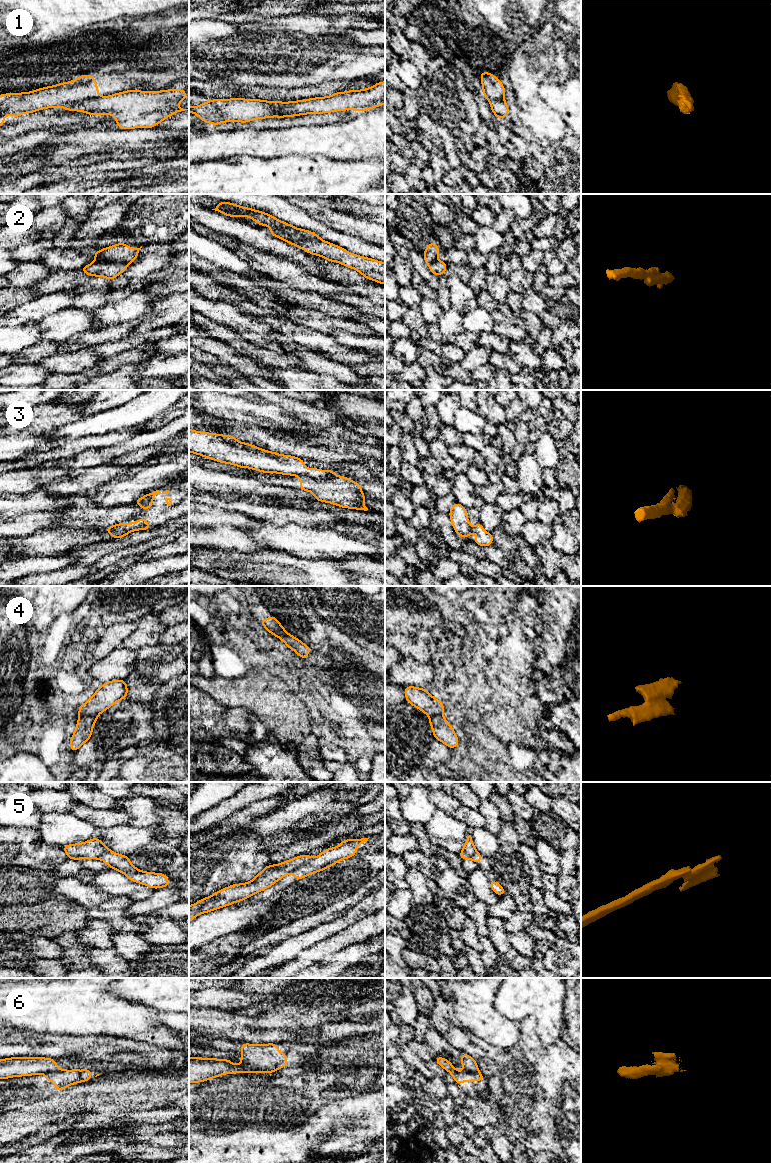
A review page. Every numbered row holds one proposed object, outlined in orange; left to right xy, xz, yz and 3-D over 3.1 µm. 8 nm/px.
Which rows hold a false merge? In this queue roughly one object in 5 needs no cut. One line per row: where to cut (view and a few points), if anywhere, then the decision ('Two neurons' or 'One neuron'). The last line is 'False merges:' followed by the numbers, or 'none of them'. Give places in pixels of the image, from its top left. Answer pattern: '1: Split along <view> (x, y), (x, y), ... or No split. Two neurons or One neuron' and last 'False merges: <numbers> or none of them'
1: Split along xy (100, 96), (68, 103), (63, 107). Two neurons
2: Split along xz (271, 228), (320, 239). Two neurons
3: Split along xz (335, 476), (327, 478), (300, 477). Two neurons
4: Split along xy (96, 714), (80, 717). Two neurons
5: Split along xz (310, 858), (292, 872). Two neurons
6: Split along xy (64, 1070), (44, 1073). Two neurons
False merges: 1, 2, 3, 4, 5, 6

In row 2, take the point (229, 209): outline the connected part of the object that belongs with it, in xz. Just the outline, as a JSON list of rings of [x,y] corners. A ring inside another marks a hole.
[[[220,202],[216,206],[215,209],[212,209],[215,211],[218,211],[226,216],[233,216],[233,217],[251,217],[257,224],[266,226],[268,225],[271,229],[278,229],[281,231],[284,231],[288,234],[293,235],[300,235],[307,238],[313,238],[313,239],[321,239],[317,234],[314,232],[299,229],[296,228],[286,222],[280,221],[276,219],[274,216],[257,211],[255,209],[247,208],[247,207],[241,207],[237,204],[229,203],[229,202]]]

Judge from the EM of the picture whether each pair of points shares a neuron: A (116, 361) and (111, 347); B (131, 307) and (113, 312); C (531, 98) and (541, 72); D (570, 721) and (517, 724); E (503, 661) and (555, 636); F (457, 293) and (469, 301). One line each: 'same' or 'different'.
A: different
B: same
C: same
D: different
E: different
F: same

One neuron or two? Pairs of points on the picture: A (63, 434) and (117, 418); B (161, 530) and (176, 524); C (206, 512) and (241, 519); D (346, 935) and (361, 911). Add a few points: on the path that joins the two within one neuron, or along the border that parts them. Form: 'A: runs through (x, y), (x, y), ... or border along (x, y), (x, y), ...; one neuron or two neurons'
A: runs through (76, 429), (104, 422); one neuron
B: runs through (165, 529), (172, 525); one neuron
C: runs through (215, 516), (232, 519); one neuron
D: border along (374, 912), (347, 926), (338, 934); two neurons

